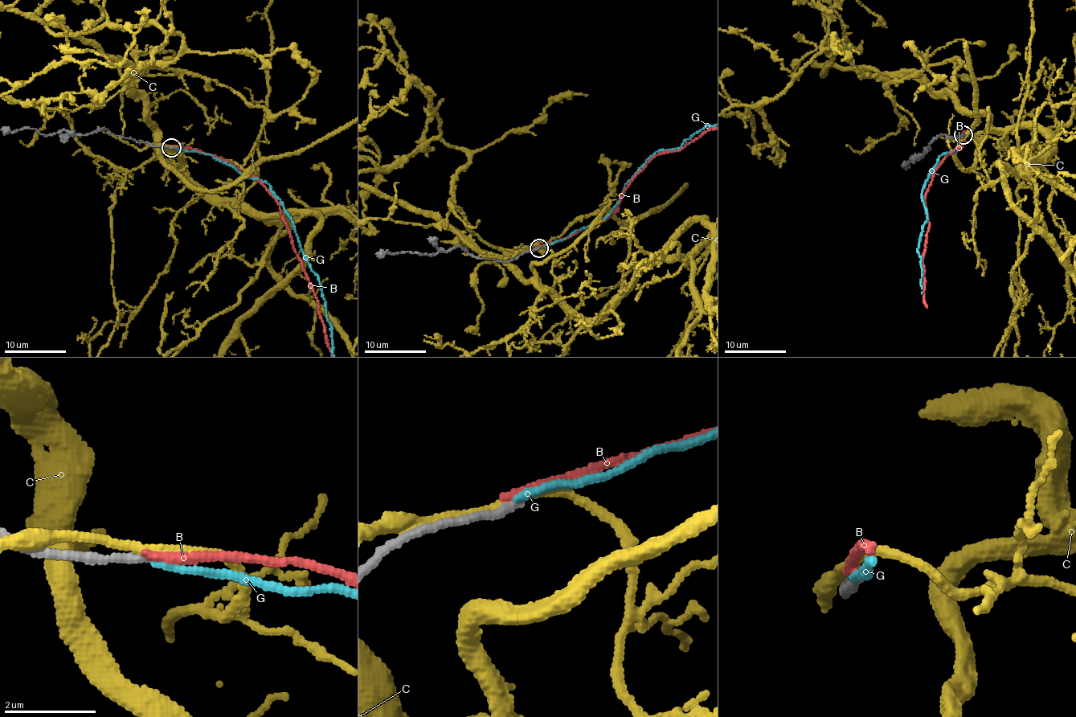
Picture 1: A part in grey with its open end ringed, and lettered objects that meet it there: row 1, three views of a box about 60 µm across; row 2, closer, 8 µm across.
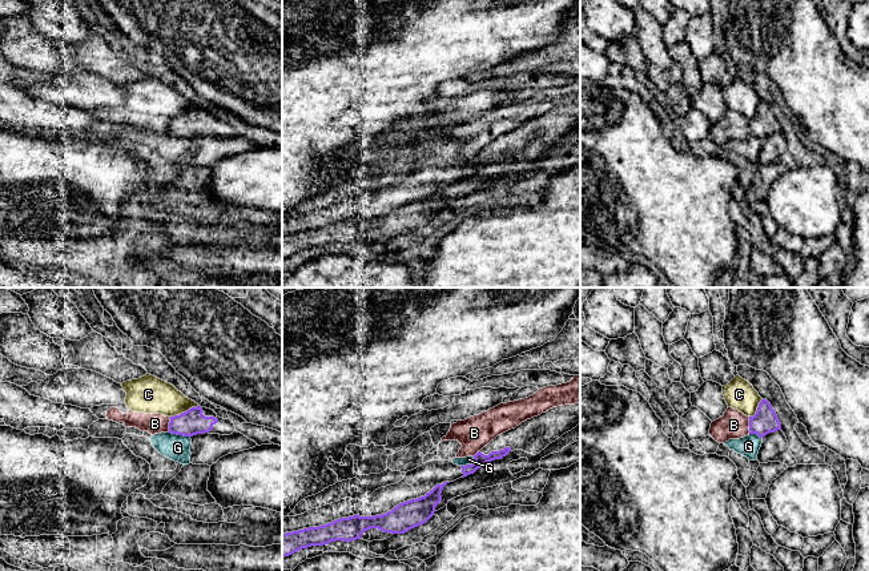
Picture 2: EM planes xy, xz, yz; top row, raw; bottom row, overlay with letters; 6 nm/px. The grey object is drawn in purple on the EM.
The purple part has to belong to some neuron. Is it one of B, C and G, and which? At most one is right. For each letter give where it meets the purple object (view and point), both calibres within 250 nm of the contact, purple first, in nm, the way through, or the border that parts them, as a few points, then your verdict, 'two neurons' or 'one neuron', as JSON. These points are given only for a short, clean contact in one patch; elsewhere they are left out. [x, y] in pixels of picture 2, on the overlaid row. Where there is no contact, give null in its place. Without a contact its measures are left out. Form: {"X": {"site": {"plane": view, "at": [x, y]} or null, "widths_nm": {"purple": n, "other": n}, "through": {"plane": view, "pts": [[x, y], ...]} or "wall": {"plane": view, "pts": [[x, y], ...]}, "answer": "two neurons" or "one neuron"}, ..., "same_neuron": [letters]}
{"B": {"site": {"plane": "yz", "at": [749, 425]}, "widths_nm": {"purple": 150, "other": 180}, "wall": {"plane": "yz", "pts": [[748, 417], [749, 433]]}, "answer": "two neurons"}, "C": {"site": {"plane": "xy", "at": [185, 411]}, "widths_nm": {"purple": 160, "other": 220}, "wall": {"plane": "xy", "pts": [[197, 405], [171, 417]]}, "answer": "two neurons"}, "G": {"site": {"plane": "xy", "at": [180, 434]}, "widths_nm": {"purple": 160, "other": 160}, "wall": {"plane": "xy", "pts": [[169, 431], [189, 437]]}, "answer": "two neurons"}, "same_neuron": []}

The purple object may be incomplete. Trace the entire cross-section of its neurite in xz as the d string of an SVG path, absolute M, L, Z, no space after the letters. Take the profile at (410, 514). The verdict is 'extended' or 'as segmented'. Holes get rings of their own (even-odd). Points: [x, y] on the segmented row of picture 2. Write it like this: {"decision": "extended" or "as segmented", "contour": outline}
{"decision": "as segmented", "contour": "M450 482L436 484L425 496L399 503L382 515L359 516L357 514L323 526L282 534L282 558L311 546L323 546L335 540L351 542L361 539L361 535L370 528L405 534L426 523L434 515L436 504L442 500L442 490L447 483Z"}

